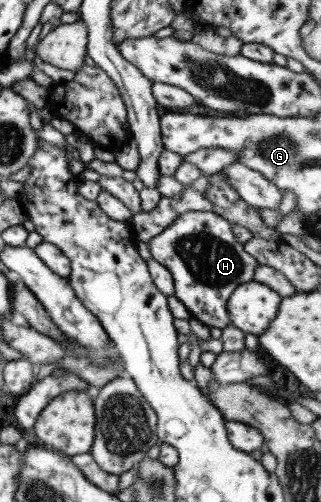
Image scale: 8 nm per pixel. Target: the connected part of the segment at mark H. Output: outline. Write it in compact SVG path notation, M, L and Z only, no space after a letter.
M186 211L179 216L175 217L161 233L154 235L147 241L148 249L151 254L151 257L159 262L162 265L163 270L169 272L172 275L172 282L175 292L173 292L173 296L175 296L189 311L189 317L196 319L203 326L206 326L208 329L217 328L223 330L230 325L230 321L227 315L227 300L231 295L231 292L237 287L237 285L241 285L243 283L247 283L253 279L253 270L257 268L257 262L255 258L251 257L248 253L245 253L244 246L237 242L237 240L233 237L230 223L227 220L223 219L223 217L217 215L216 213L209 211Z

